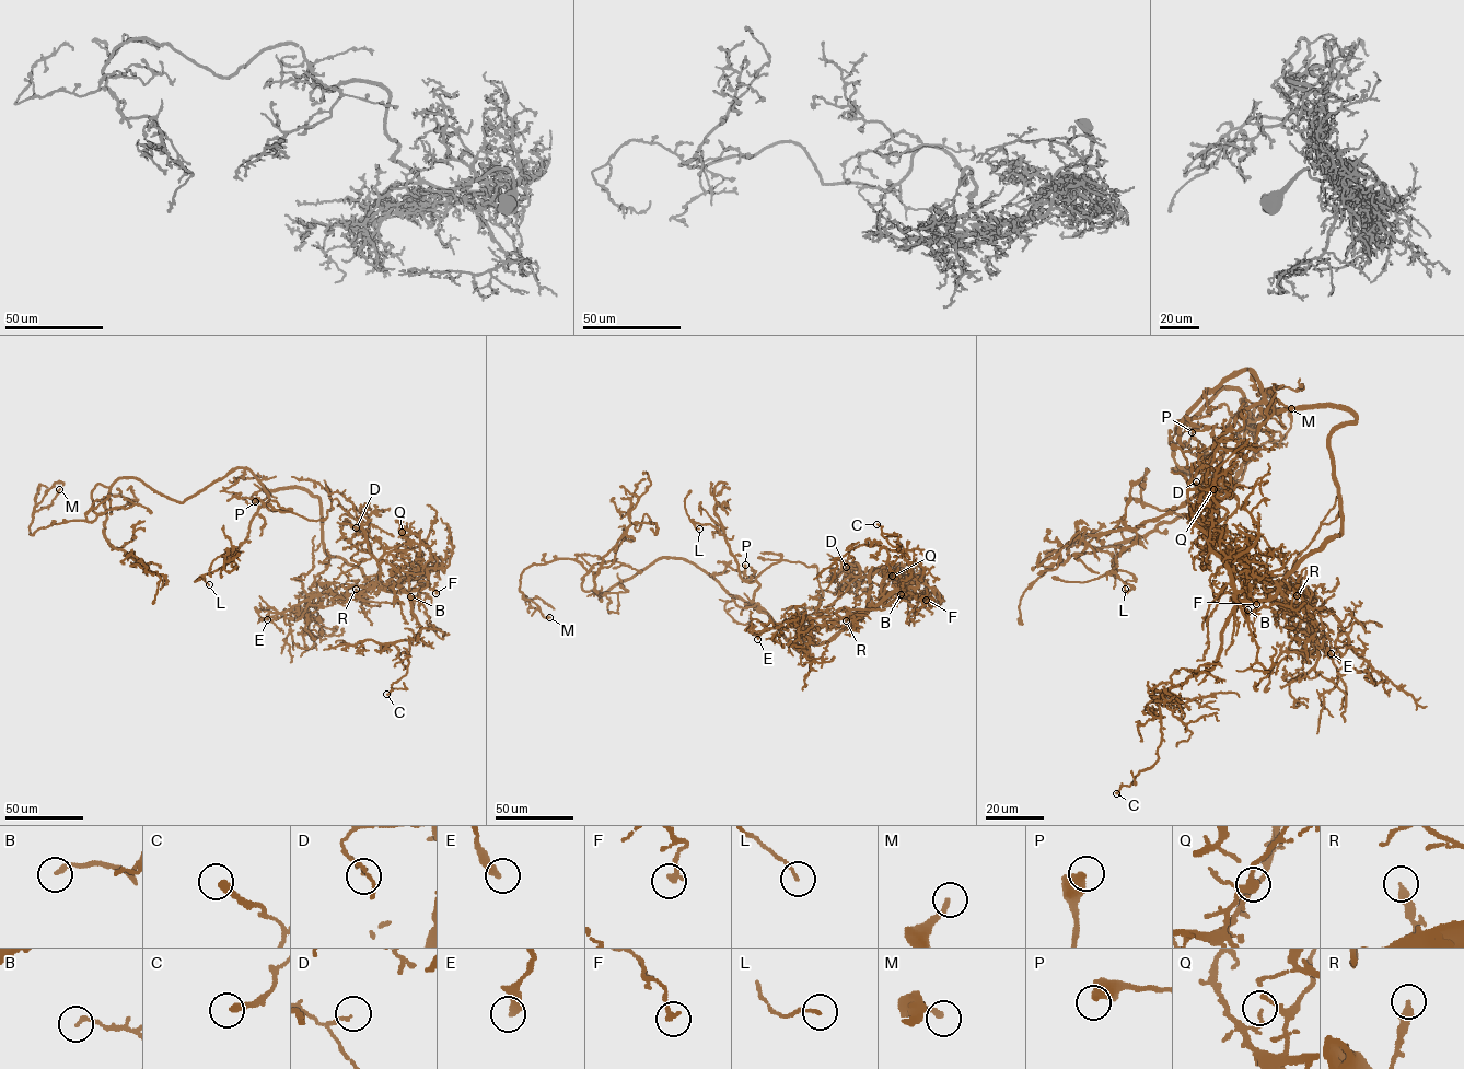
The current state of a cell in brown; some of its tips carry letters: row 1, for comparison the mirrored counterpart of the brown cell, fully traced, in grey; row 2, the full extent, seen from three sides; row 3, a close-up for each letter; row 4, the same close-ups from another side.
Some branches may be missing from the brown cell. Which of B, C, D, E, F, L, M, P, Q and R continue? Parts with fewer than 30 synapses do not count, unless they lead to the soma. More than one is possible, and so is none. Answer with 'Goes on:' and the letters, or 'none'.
Goes on: none

